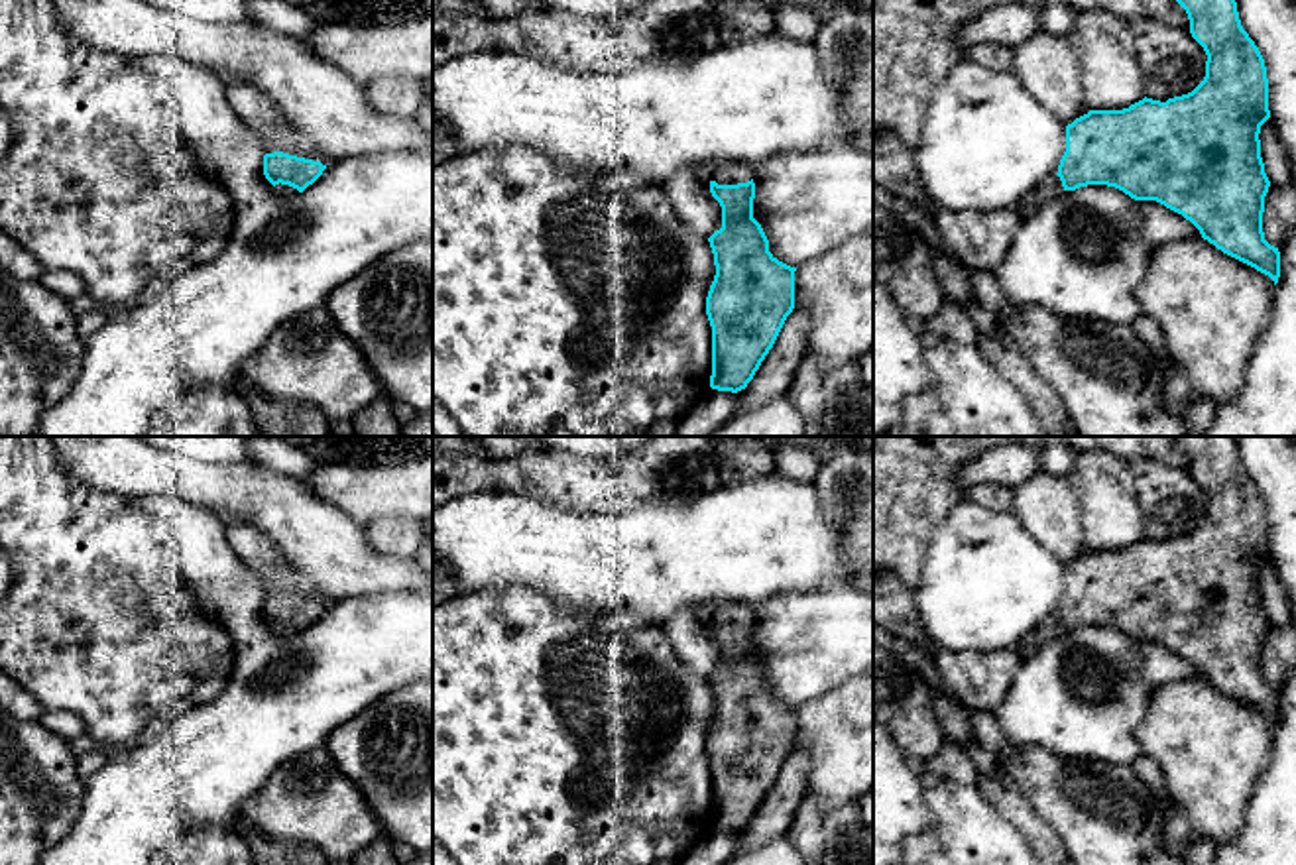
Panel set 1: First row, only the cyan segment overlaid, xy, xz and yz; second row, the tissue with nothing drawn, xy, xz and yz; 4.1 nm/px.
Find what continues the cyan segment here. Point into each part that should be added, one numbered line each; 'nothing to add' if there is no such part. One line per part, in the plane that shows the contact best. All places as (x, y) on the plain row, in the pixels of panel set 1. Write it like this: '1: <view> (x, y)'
1: xz (730, 616)

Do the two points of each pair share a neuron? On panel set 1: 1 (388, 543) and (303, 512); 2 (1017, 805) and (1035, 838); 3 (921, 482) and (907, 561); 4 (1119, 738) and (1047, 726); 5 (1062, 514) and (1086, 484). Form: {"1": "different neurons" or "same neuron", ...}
{"1": "different neurons", "2": "same neuron", "3": "same neuron", "4": "same neuron", "5": "different neurons"}

